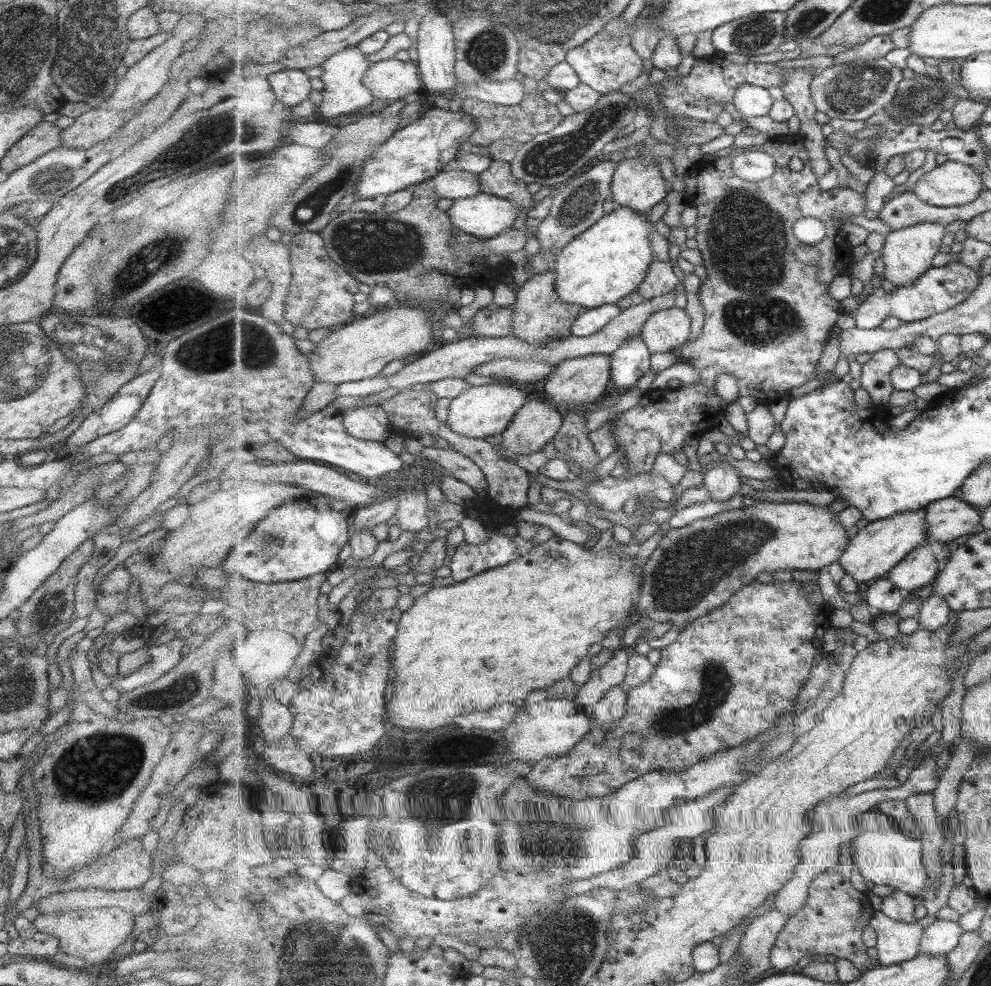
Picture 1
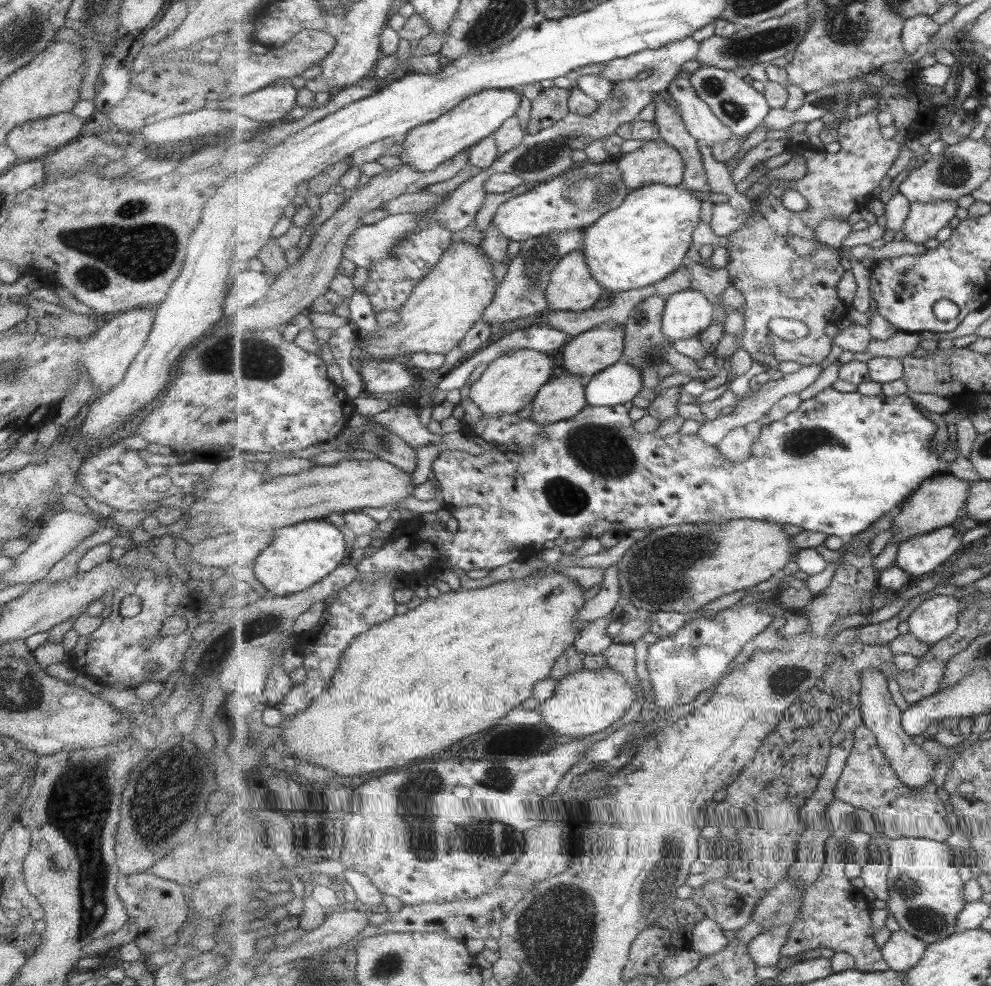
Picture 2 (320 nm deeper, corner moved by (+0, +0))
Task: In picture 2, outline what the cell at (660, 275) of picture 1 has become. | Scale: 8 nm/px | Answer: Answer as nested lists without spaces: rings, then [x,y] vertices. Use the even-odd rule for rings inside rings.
[[[667,296],[651,297],[641,303],[639,307],[631,311],[629,320],[625,324],[626,328],[626,347],[624,350],[624,360],[629,362],[641,371],[643,375],[643,387],[641,392],[649,395],[652,390],[659,388],[661,382],[676,372],[669,366],[669,361],[663,361],[666,358],[666,352],[662,351],[662,345],[673,345],[673,341],[669,340],[664,333],[664,315],[667,306]]]

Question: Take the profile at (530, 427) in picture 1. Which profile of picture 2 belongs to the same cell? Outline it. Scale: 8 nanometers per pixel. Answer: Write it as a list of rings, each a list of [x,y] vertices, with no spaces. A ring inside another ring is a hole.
[[[569,373],[553,377],[532,403],[531,417],[543,426],[577,416],[588,405],[586,387],[590,380]]]

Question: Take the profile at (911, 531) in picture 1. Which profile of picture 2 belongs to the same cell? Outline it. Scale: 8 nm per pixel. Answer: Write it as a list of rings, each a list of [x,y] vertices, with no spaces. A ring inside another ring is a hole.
[[[952,474],[935,475],[928,478],[909,498],[901,512],[893,518],[893,534],[899,539],[899,544],[908,541],[916,534],[925,534],[932,530],[953,524],[961,510],[965,510],[972,490],[972,482],[961,480]]]

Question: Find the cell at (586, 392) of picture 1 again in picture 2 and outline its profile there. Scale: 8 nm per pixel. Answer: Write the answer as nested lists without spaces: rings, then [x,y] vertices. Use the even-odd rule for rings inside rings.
[[[605,323],[569,340],[560,352],[560,366],[573,376],[593,378],[624,359],[626,328]]]

